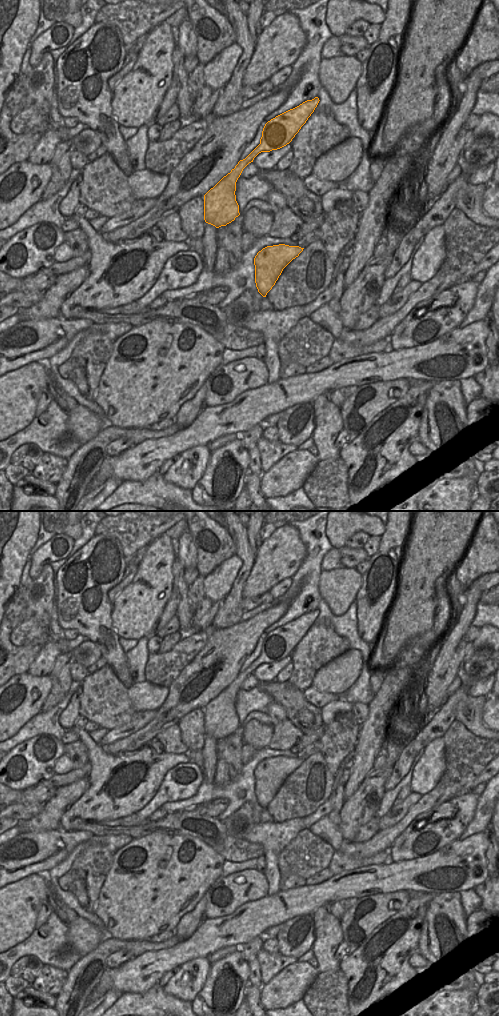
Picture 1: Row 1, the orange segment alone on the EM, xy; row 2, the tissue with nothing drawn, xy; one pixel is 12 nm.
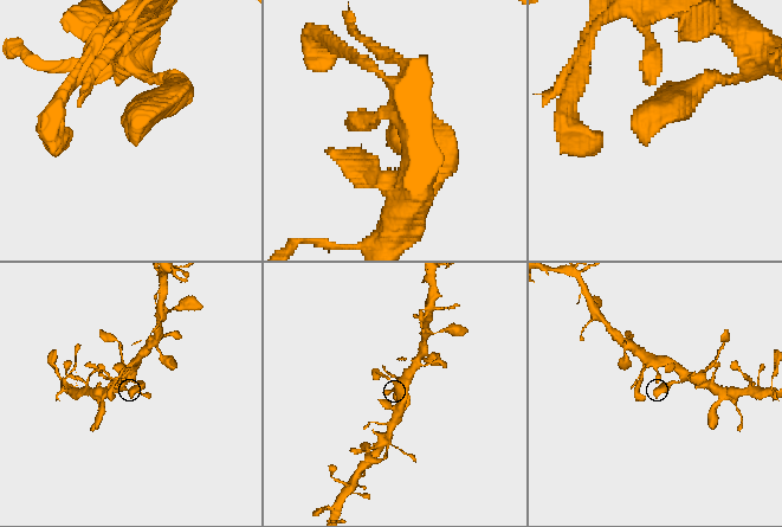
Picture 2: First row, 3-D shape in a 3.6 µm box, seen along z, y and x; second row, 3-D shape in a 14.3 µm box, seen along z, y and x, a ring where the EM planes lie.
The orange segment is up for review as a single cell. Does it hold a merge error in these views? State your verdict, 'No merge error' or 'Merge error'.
No merge error

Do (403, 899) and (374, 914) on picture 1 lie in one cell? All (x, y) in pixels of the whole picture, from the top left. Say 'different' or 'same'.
same

